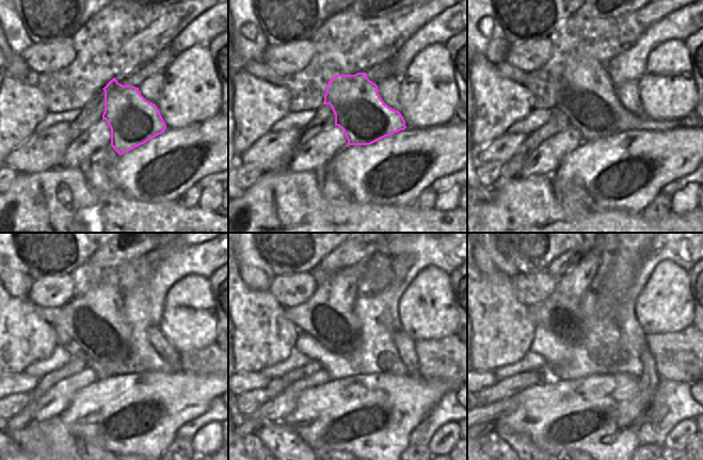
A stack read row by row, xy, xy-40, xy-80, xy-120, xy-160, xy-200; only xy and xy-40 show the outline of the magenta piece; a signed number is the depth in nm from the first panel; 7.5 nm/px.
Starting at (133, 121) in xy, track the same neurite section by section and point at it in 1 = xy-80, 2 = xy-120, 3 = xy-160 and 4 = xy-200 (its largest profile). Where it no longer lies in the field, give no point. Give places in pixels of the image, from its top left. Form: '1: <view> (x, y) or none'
1: xy-80 (587, 96)
2: xy-120 (96, 320)
3: xy-160 (328, 316)
4: xy-200 (560, 314)

